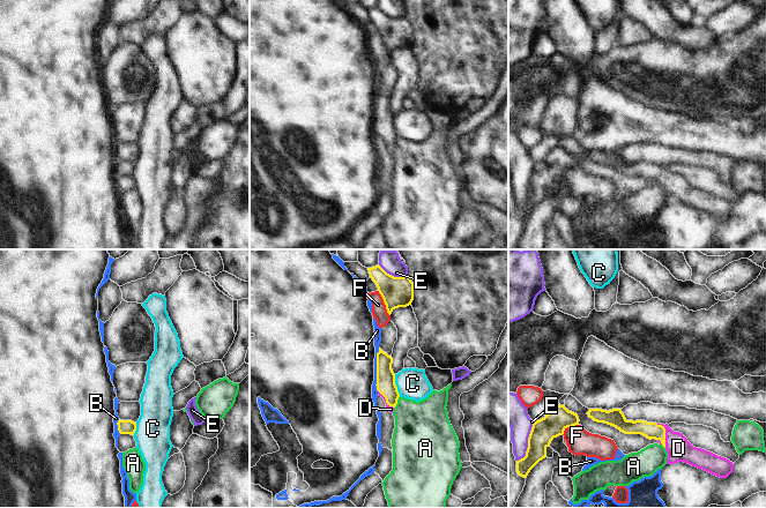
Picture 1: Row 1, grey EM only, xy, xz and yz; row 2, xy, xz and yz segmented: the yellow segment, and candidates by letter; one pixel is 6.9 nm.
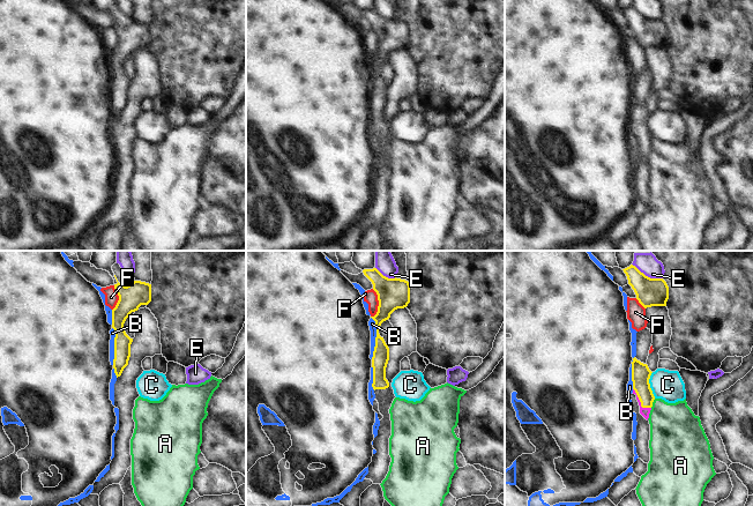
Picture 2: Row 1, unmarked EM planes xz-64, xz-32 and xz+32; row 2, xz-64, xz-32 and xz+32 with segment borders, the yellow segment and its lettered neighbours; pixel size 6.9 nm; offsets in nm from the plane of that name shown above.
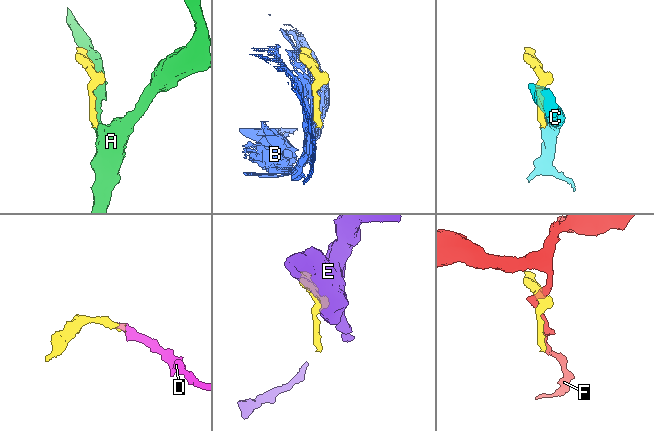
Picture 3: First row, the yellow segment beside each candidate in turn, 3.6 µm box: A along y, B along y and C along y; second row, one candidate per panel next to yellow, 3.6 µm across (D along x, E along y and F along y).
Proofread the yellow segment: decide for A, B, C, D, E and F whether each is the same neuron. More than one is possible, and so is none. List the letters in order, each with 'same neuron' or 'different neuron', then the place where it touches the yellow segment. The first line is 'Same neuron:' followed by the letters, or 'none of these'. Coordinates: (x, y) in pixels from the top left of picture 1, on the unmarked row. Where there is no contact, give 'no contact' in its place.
Same neuron: D
A: different neuron; contact xz (396, 143)
B: different neuron; contact xz (377, 111)
C: different neuron; contact xz (395, 127)
D: same neuron; contact yz (664, 176)
E: different neuron; contact yz (528, 184)
F: different neuron; contact xz (384, 43)

